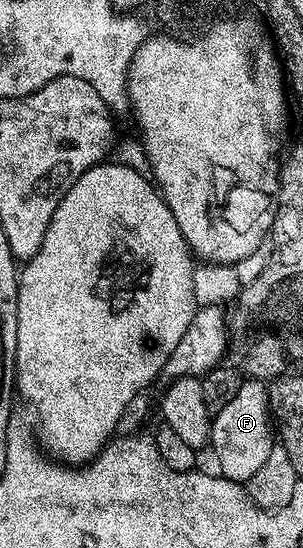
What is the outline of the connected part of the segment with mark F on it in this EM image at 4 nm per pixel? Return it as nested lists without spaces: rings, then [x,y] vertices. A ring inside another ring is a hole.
[[[258,379],[244,380],[232,401],[213,415],[209,445],[215,448],[215,457],[219,460],[218,472],[230,481],[245,483],[259,470],[261,463],[265,463],[269,451],[276,444],[268,386]]]

